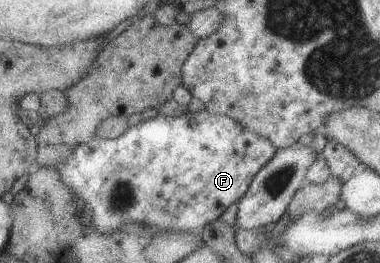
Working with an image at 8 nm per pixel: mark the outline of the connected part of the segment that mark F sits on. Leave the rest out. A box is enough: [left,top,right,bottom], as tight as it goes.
[59,110,276,234]

